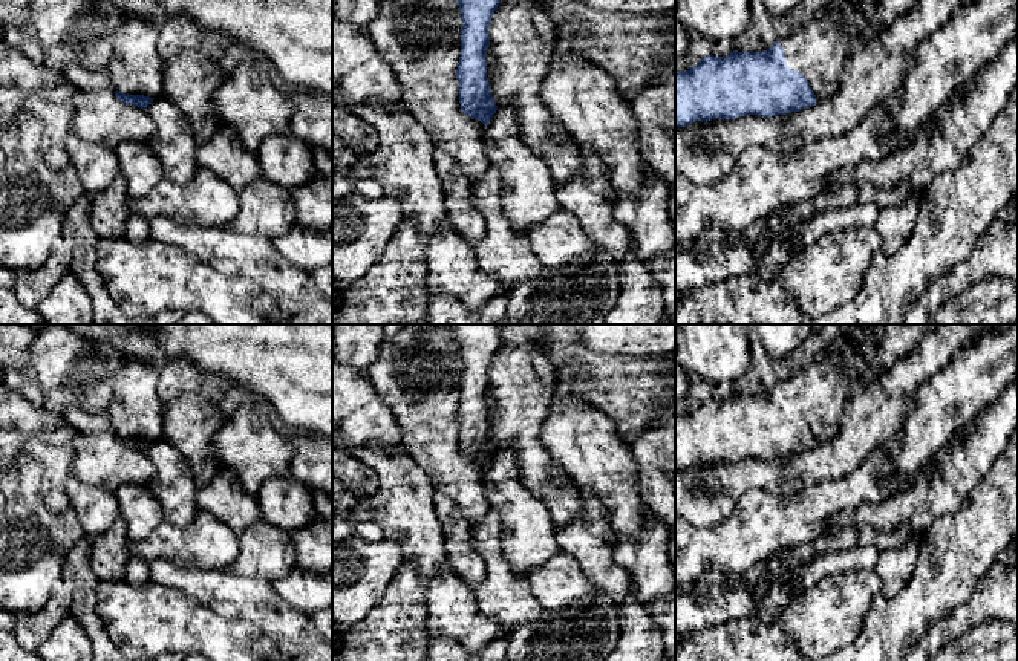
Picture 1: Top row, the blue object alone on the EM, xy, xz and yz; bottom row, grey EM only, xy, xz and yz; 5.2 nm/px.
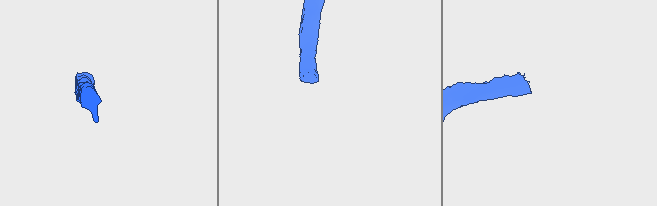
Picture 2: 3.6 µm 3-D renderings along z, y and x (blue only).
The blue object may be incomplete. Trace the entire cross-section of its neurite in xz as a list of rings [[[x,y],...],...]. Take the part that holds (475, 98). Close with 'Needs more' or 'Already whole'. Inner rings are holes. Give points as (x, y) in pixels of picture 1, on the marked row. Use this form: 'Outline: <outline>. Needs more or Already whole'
Outline: [[[456,0],[464,21],[456,69],[459,104],[465,115],[488,125],[498,110],[487,78],[488,29],[501,0]]]. Already whole

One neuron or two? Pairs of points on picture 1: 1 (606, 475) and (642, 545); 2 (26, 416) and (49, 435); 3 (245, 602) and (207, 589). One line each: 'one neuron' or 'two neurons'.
1: two neurons
2: one neuron
3: one neuron

